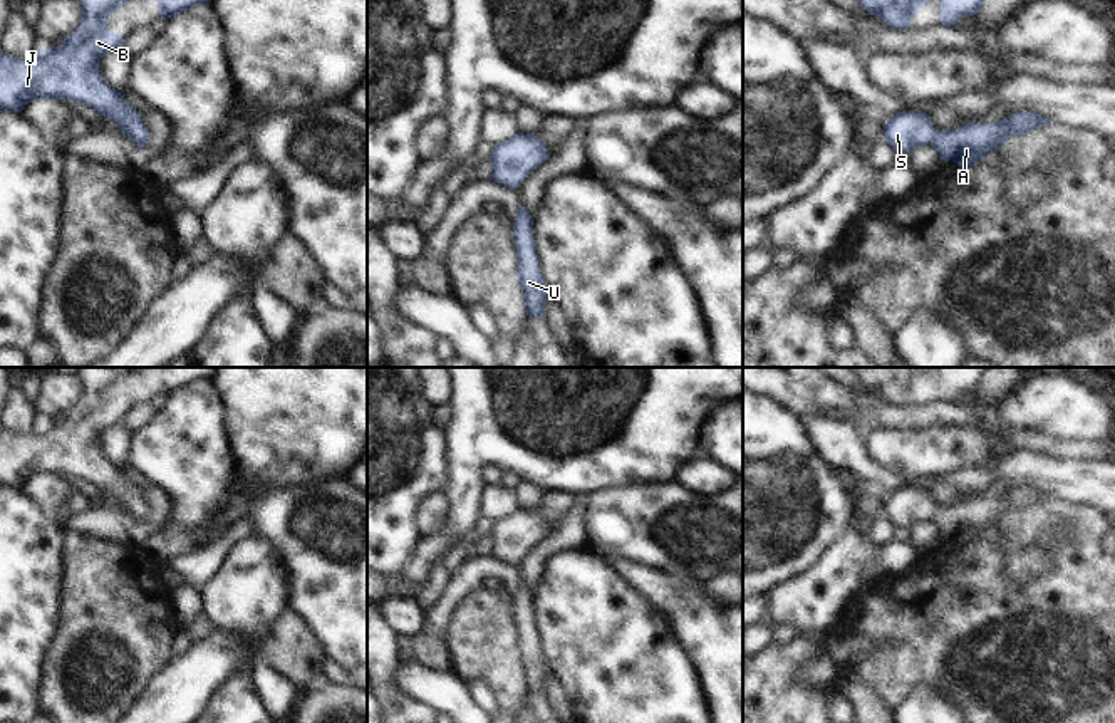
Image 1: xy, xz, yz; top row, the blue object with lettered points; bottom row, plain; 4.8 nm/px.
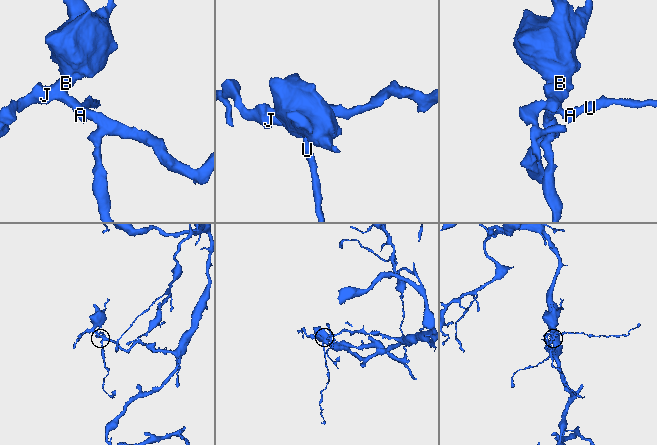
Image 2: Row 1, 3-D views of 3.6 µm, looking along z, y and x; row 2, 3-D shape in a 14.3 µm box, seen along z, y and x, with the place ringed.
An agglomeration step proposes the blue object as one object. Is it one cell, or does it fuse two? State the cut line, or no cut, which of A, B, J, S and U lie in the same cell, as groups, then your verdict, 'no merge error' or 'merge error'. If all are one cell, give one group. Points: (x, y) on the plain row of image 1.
no cut; A B J S U; no merge error

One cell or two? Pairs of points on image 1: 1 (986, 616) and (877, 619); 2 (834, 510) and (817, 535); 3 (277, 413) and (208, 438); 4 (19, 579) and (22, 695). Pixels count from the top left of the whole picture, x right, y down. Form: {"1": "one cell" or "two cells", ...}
{"1": "one cell", "2": "one cell", "3": "two cells", "4": "one cell"}

